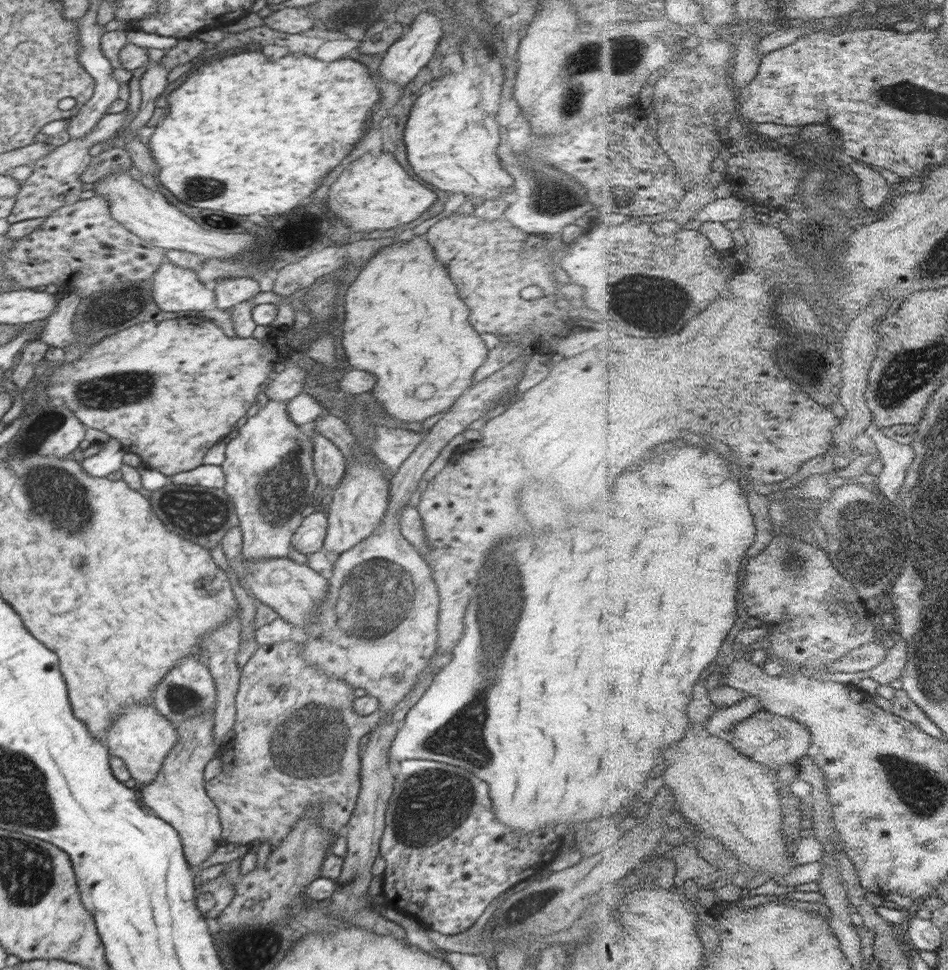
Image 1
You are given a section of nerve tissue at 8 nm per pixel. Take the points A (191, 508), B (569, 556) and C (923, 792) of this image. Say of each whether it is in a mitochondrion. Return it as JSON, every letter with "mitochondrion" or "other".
{"A":"mitochondrion","B":"other","C":"mitochondrion"}

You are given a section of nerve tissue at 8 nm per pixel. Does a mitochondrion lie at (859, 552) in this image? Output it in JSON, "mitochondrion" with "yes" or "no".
{"mitochondrion":"yes"}

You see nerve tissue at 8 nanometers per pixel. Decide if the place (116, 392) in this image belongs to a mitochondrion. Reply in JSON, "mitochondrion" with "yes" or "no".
{"mitochondrion":"yes"}

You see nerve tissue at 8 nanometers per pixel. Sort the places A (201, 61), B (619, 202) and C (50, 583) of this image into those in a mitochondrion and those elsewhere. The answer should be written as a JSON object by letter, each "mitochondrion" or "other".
{"A":"other","B":"other","C":"other"}

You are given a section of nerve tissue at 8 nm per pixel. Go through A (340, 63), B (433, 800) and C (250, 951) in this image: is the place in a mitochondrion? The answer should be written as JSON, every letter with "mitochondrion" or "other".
{"A":"other","B":"mitochondrion","C":"mitochondrion"}

